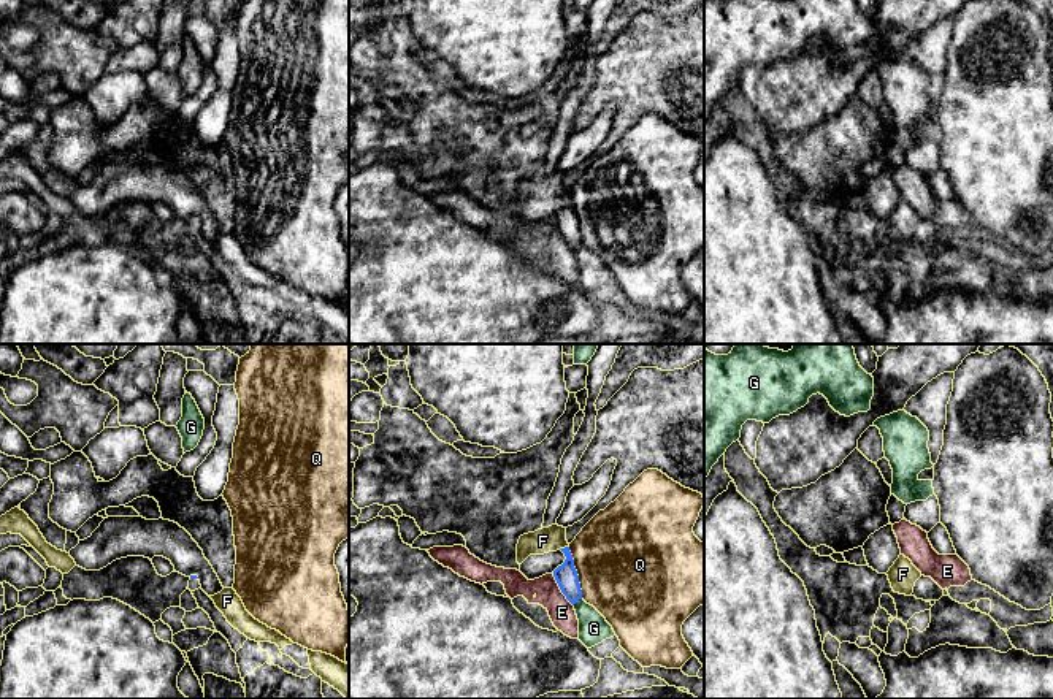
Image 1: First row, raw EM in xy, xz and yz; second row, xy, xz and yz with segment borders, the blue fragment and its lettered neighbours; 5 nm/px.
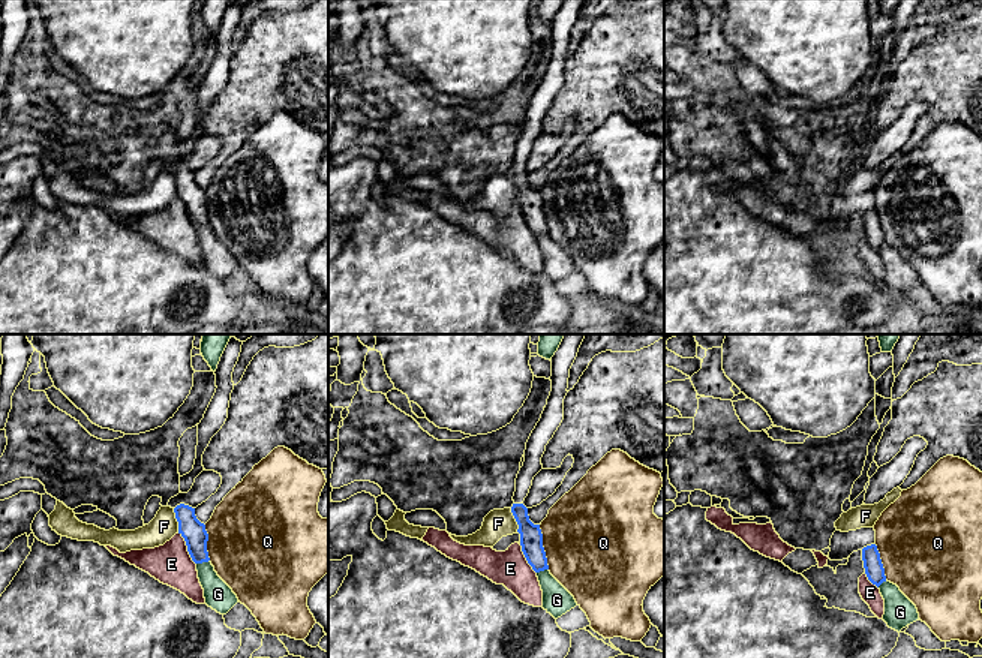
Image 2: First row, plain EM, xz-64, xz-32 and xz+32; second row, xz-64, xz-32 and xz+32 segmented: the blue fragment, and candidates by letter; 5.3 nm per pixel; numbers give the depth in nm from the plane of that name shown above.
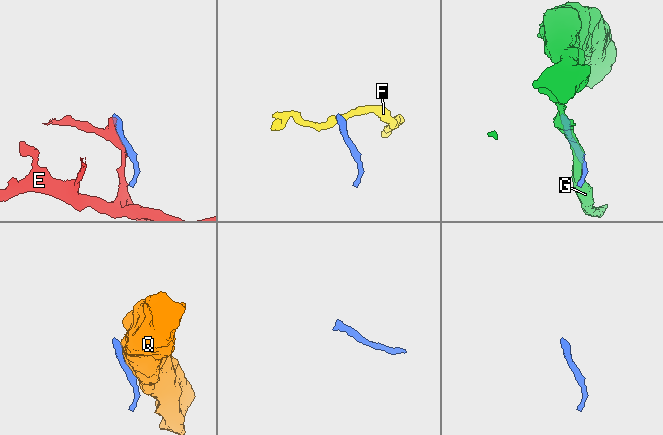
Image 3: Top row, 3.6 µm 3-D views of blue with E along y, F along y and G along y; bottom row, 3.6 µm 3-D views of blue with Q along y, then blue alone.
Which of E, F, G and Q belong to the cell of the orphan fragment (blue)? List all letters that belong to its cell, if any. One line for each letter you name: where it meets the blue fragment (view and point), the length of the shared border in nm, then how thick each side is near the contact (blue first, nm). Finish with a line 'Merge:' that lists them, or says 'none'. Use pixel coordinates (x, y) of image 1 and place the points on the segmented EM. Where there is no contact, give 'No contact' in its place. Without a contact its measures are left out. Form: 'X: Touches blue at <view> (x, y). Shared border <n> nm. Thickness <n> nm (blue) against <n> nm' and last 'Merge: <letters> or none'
Merge: none

